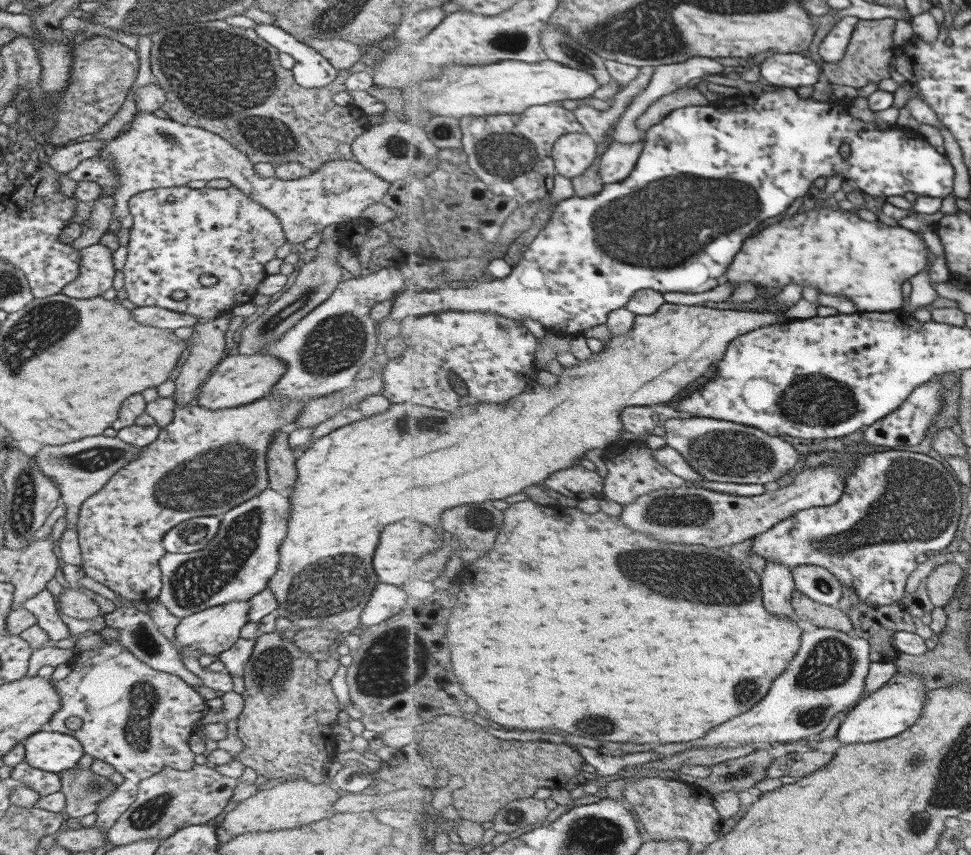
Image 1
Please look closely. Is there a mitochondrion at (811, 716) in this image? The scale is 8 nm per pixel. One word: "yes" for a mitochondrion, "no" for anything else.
yes

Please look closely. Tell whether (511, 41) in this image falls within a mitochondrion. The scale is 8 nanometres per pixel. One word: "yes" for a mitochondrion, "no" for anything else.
yes

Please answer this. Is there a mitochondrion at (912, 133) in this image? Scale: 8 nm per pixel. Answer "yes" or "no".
no

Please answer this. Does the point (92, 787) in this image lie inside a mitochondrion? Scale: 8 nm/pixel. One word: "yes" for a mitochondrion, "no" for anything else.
yes

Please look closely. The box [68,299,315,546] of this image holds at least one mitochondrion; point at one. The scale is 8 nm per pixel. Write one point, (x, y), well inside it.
(210, 481)

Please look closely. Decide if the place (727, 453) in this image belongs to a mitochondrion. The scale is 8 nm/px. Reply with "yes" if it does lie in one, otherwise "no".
yes

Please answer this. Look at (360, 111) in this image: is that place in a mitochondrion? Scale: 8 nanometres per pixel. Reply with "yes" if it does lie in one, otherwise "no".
no

